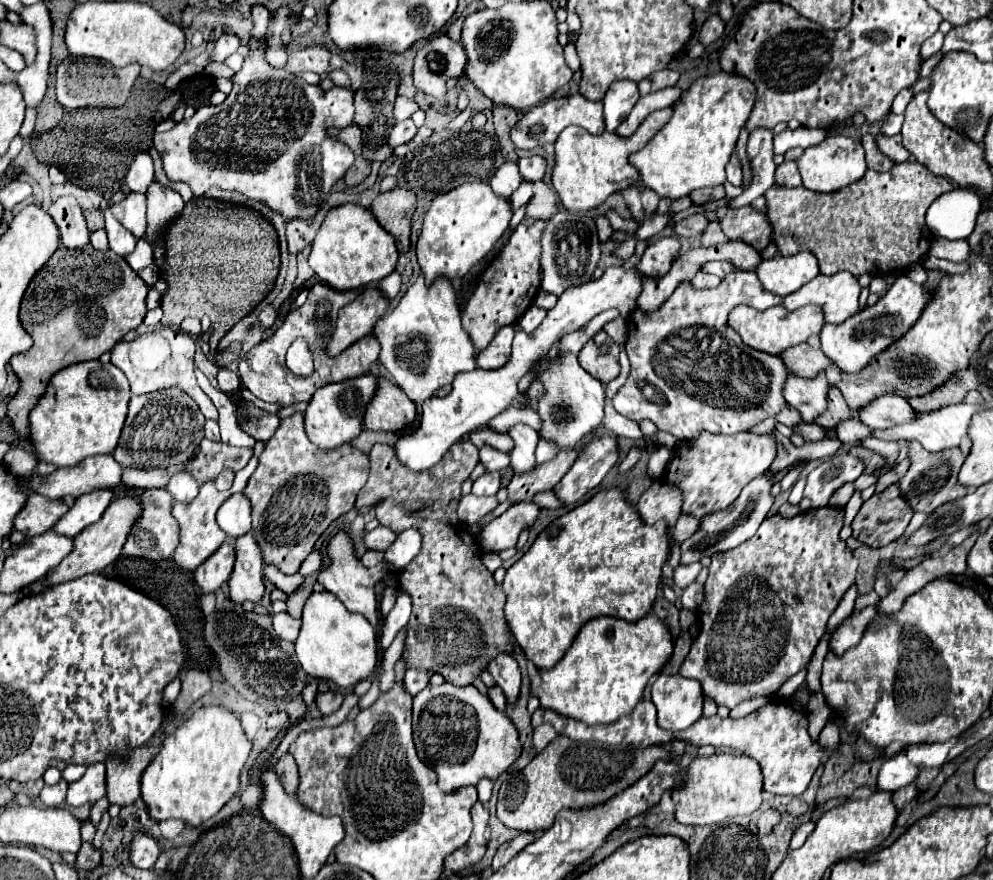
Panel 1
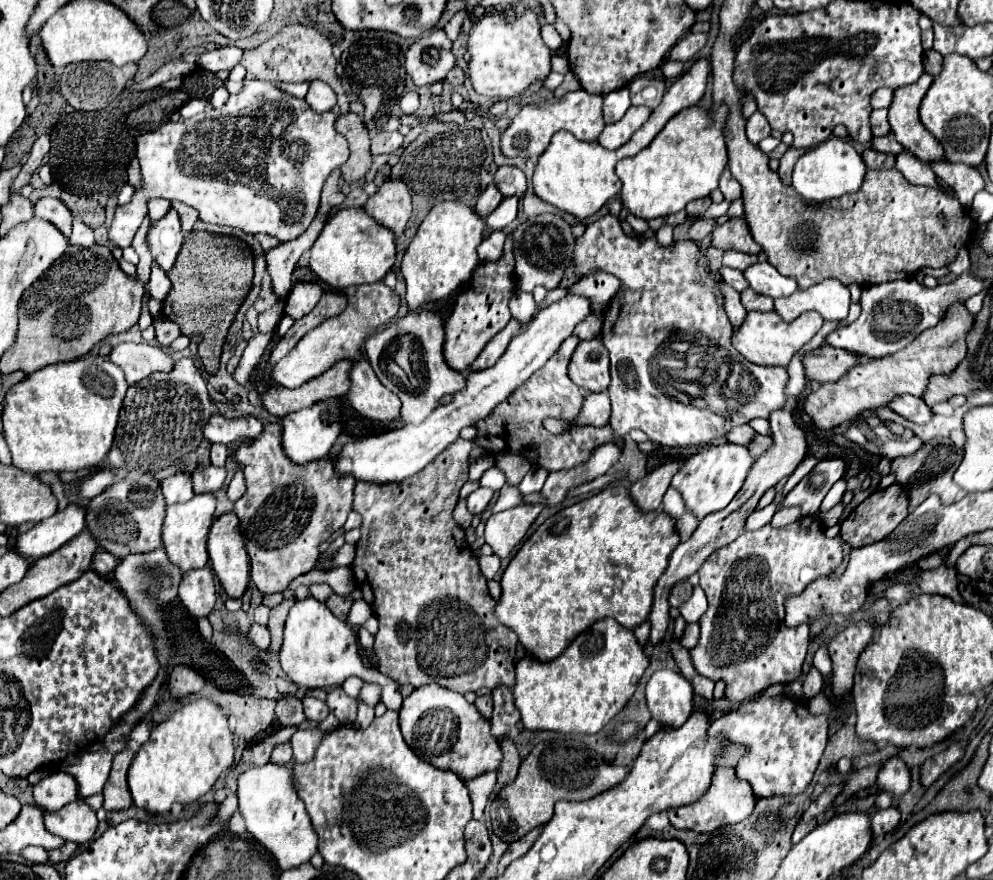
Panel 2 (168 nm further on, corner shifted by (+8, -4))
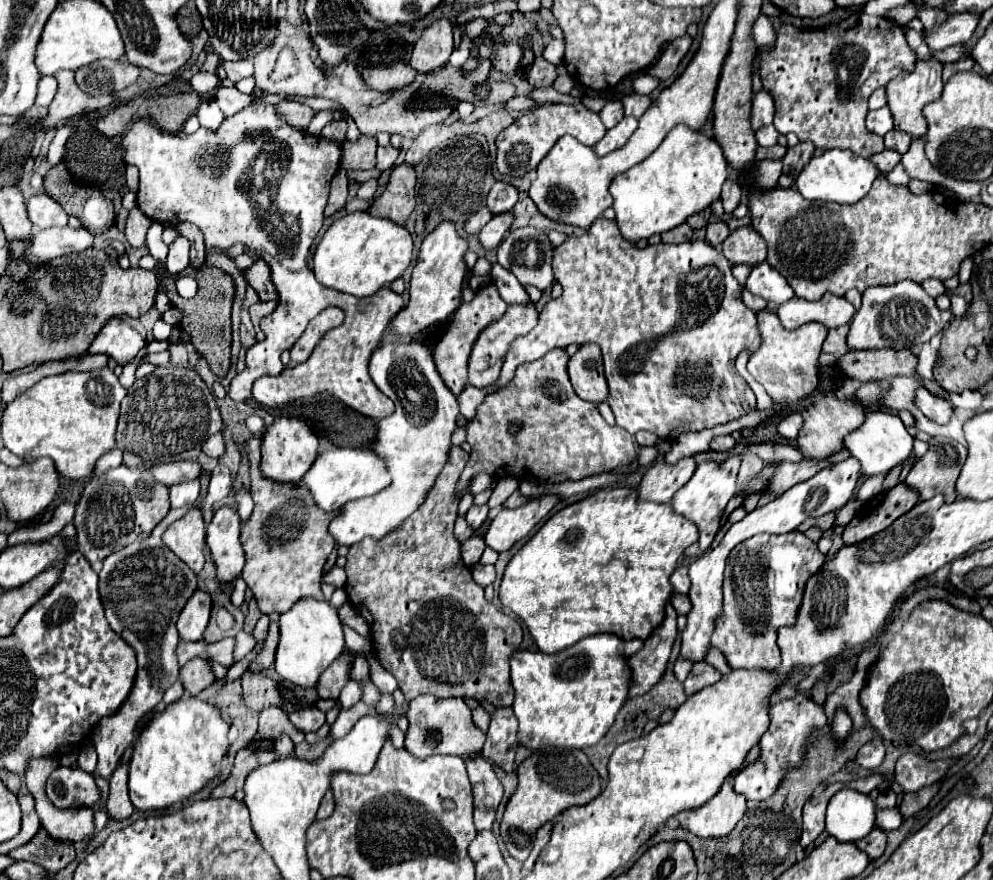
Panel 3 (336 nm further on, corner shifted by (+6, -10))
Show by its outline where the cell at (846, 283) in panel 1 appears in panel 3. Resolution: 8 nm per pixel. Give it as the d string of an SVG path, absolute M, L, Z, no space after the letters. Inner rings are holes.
M826 292L816 302L794 296L790 302L778 306L776 310L778 318L782 320L782 326L788 330L794 330L808 322L820 322L828 328L836 328L850 322L854 312L854 306L844 296L834 296L830 292Z

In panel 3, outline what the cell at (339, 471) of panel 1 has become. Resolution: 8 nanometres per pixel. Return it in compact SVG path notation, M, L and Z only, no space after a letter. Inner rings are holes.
M252 438L244 444L244 450L250 458L250 490L254 498L254 510L252 516L242 524L242 546L246 552L242 578L254 592L262 614L282 614L302 598L324 600L320 576L328 554L336 546L328 526L342 510L322 510L314 502L310 490L298 488L294 482L262 478L260 446L262 444L258 438Z

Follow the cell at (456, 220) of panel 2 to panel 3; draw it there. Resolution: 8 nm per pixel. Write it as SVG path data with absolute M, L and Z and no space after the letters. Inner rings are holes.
M452 220L440 222L422 242L416 266L412 270L410 278L410 302L406 308L398 312L394 318L392 326L396 332L406 334L406 332L418 332L434 322L440 322L448 318L462 302L460 290L462 290L462 280L468 274L468 266L464 262L464 254L468 252L468 242L458 234L456 224Z

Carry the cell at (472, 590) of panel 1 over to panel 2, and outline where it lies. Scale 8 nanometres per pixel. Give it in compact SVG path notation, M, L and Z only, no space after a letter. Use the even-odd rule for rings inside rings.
M460 438L416 476L392 484L360 482L354 488L354 510L362 514L362 536L356 544L352 572L356 584L364 578L360 586L362 598L372 606L374 616L380 622L380 632L374 638L380 672L400 686L412 684L414 688L420 688L436 682L464 694L478 688L494 690L504 684L512 688L514 684L514 652L518 638L494 618L494 600L488 594L486 578L478 568L478 558L466 550L470 544L466 542L464 530L452 518L458 492L468 480L470 450L472 442Z

